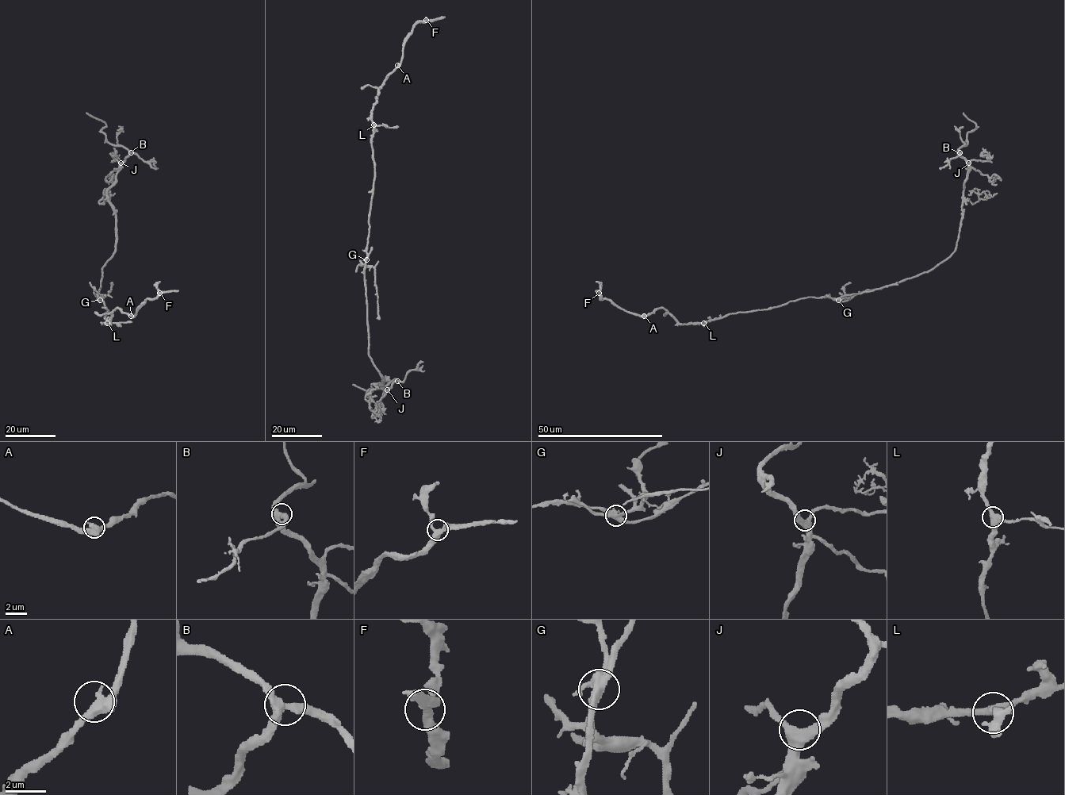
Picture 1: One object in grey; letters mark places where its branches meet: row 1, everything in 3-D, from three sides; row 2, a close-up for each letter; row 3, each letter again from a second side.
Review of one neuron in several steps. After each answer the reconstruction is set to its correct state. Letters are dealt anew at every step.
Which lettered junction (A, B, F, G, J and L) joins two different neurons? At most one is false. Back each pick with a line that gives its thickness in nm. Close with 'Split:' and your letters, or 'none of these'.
G: 440 nm
Split: G

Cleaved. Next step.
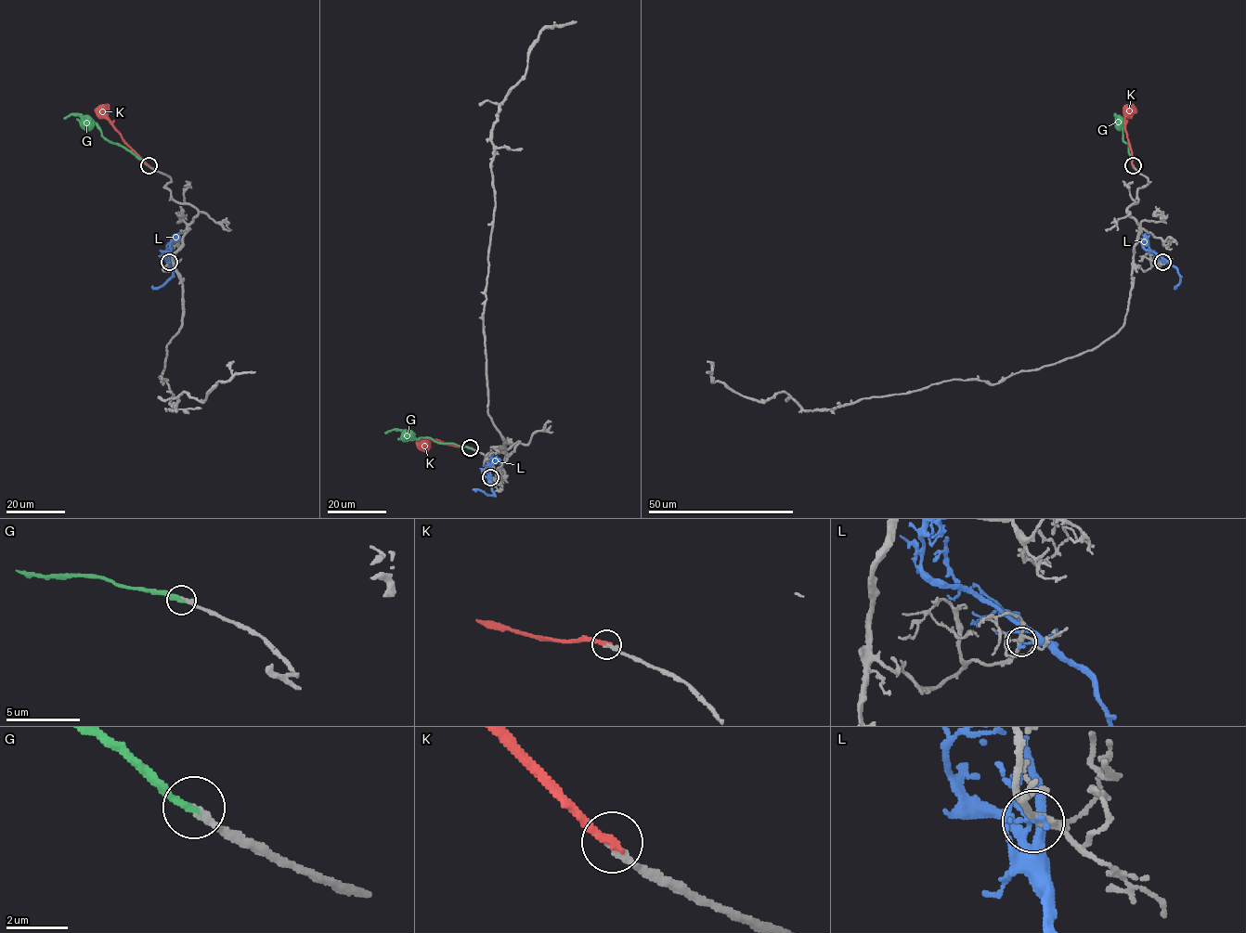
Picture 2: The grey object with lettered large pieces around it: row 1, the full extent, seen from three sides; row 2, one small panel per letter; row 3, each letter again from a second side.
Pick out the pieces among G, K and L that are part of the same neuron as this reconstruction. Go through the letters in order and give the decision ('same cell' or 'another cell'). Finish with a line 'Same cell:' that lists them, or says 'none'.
G: same cell
K: another cell
L: another cell
Same cell: G

